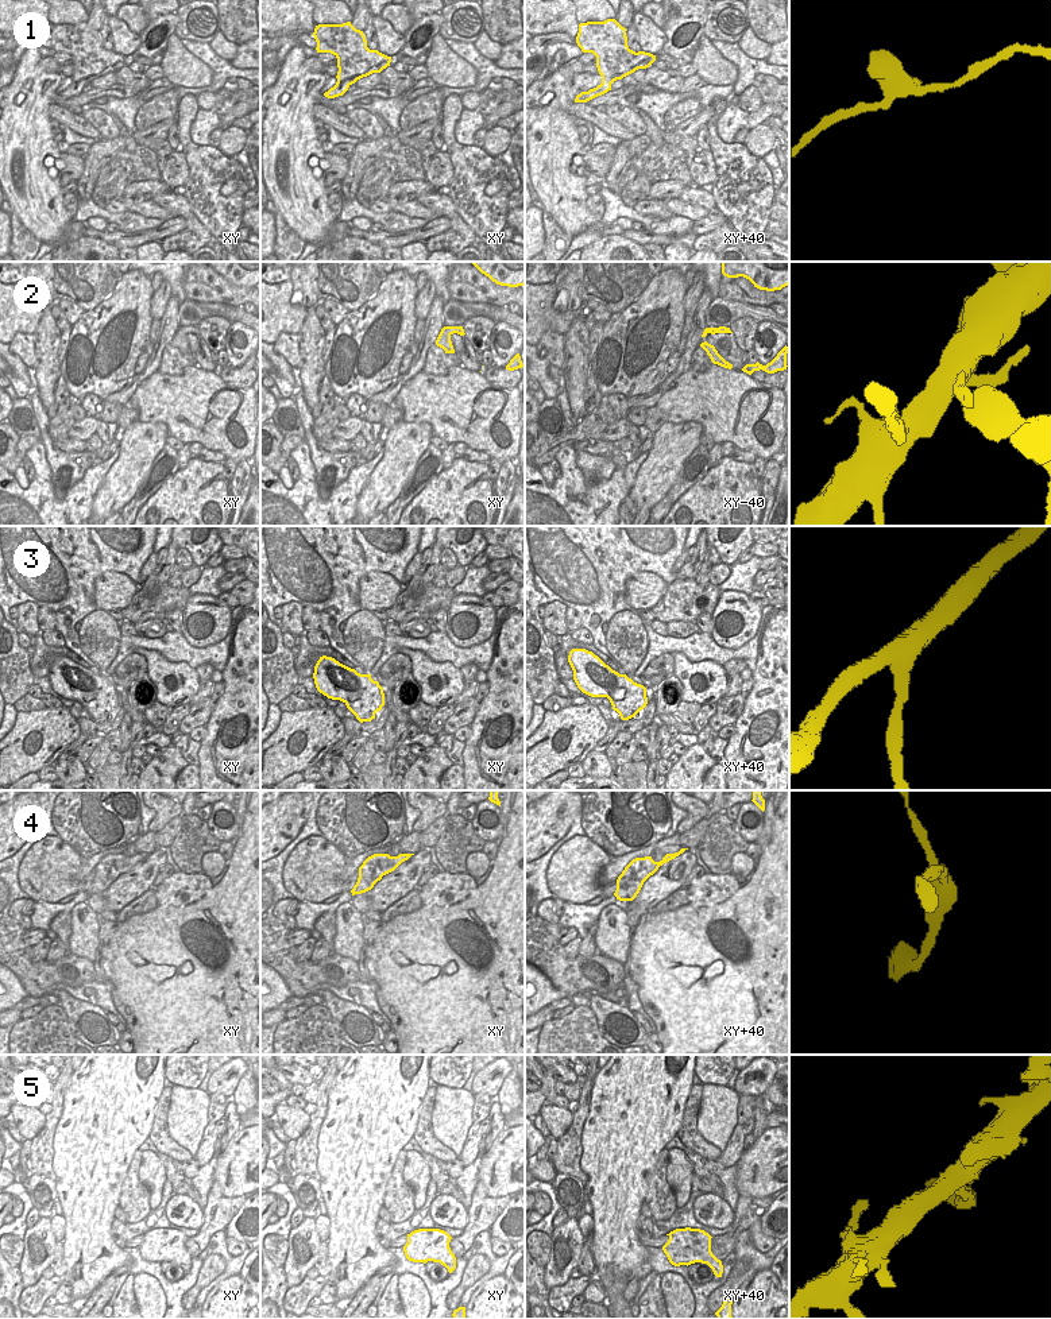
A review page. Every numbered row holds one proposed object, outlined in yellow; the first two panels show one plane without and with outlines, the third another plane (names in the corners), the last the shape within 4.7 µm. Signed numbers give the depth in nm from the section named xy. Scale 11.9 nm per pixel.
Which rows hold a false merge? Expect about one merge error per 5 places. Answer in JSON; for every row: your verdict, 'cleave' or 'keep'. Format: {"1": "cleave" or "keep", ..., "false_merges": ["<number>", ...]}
{"1": "keep", "2": "keep", "3": "keep", "4": "keep", "5": "keep", "false_merges": []}

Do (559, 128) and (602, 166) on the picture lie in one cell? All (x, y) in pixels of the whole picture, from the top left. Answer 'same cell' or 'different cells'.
different cells

